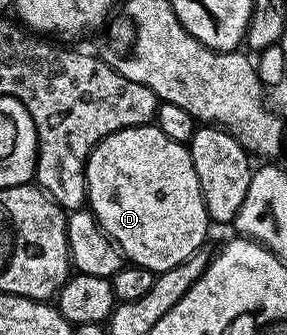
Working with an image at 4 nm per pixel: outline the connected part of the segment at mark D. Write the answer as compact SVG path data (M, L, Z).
M157 124L129 126L96 144L86 161L86 200L102 231L122 251L123 259L148 268L155 275L176 268L176 264L203 249L206 229L212 226L189 149L181 142L168 140Z

